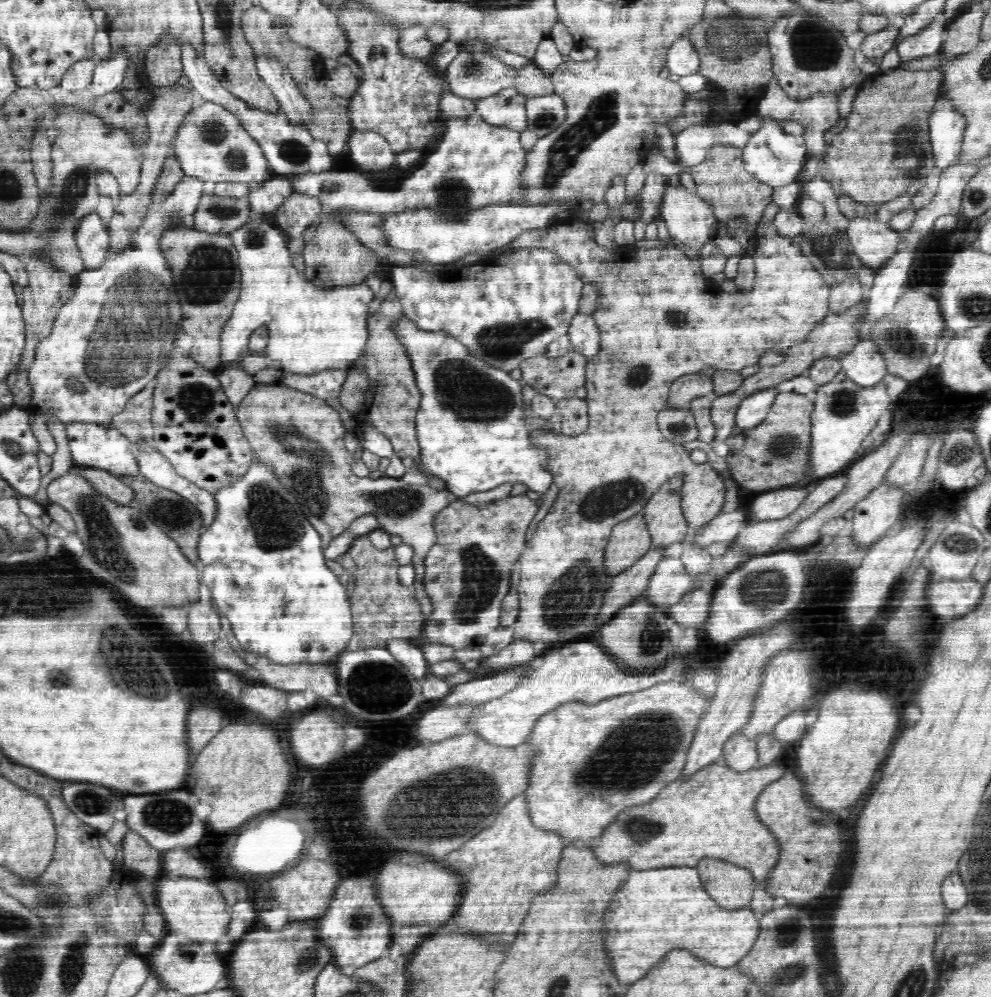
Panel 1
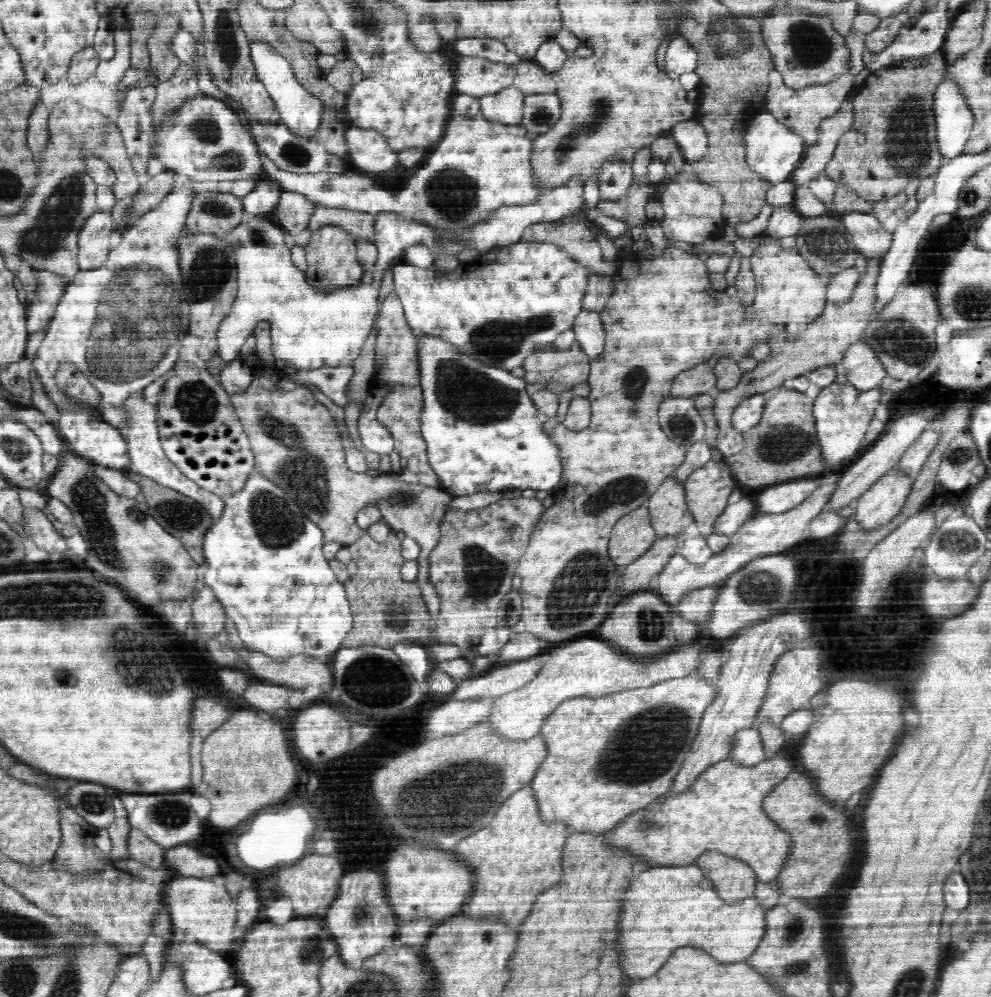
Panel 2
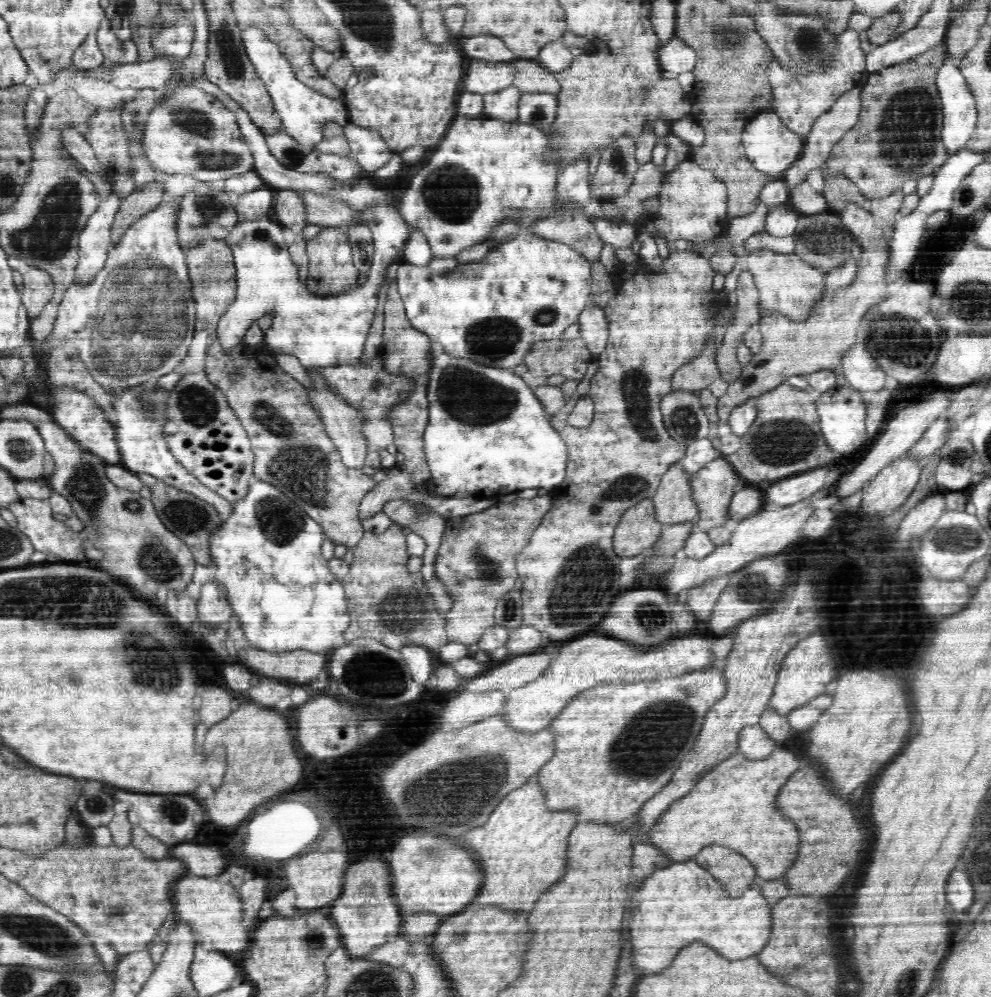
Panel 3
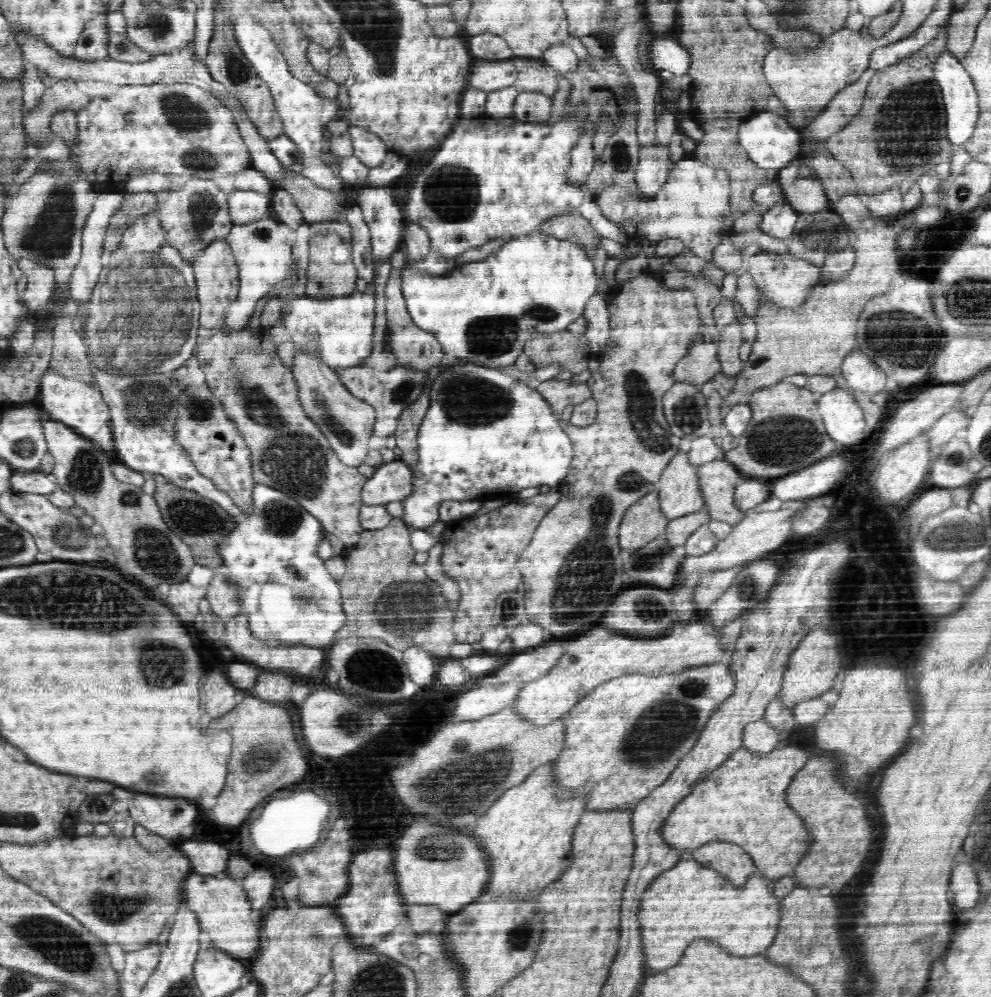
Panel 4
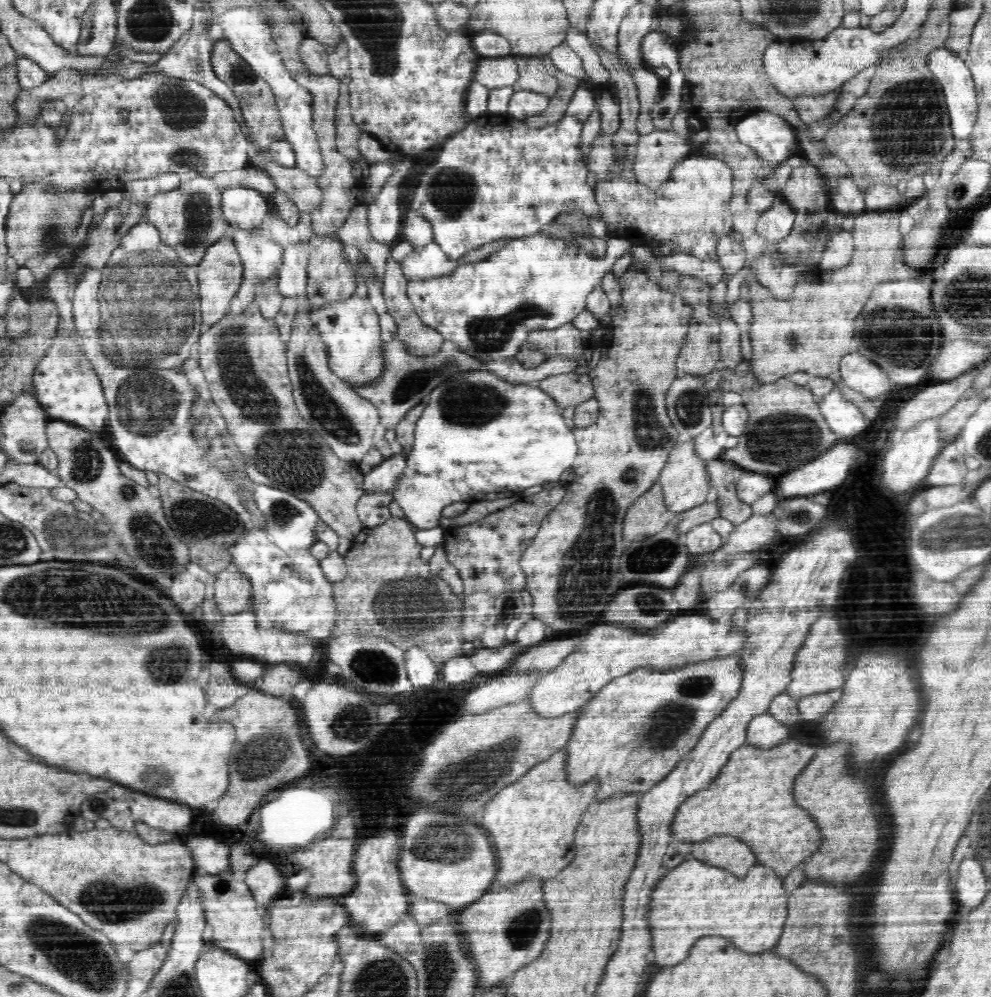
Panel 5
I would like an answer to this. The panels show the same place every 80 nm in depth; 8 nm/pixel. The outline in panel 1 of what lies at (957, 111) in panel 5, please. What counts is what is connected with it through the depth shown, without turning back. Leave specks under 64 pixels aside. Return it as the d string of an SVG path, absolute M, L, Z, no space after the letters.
M941 93L936 98L936 104L930 115L930 134L934 134L934 158L936 166L942 172L944 168L957 163L964 136L965 116L960 116L945 94Z

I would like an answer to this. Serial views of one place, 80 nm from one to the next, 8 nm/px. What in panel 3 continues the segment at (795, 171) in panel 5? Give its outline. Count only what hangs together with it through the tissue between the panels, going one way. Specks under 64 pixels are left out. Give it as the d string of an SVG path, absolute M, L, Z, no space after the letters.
M802 180L794 188L788 189L788 204L803 215L814 215L829 210L829 204L822 193L808 181Z

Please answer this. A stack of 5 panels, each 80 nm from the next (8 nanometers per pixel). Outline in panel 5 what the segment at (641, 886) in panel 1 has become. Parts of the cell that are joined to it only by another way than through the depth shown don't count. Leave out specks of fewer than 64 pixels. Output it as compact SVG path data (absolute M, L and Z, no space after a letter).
M688 857L668 876L661 880L660 888L654 894L658 898L653 906L654 914L654 950L658 954L660 966L674 966L688 958L688 952L702 936L726 934L734 938L742 950L754 952L770 951L778 946L789 913L790 893L785 889L785 877L777 873L772 866L756 863L748 868L745 875L734 874L722 866L712 866L709 863Z

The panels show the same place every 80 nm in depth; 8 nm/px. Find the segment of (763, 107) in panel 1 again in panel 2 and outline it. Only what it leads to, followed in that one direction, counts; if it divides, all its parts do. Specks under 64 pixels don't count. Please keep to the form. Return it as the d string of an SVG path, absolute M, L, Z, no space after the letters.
M851 31L848 36L844 36L844 42L850 49L848 58L848 72L844 72L838 80L826 82L826 84L812 84L800 90L792 90L784 82L780 71L774 69L768 74L769 89L765 94L764 110L772 113L786 128L792 129L803 141L814 146L818 142L818 126L824 118L830 118L832 114L838 112L842 102L849 96L849 92L854 86L855 76L859 75L865 68L862 62L862 52L864 52L864 40L858 39Z

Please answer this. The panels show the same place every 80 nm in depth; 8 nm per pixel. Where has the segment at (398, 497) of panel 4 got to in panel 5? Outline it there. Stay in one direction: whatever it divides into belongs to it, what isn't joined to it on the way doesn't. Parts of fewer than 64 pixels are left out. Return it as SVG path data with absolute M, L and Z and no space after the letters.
M392 440L391 449L394 450L380 465L372 467L363 473L363 491L390 491L393 493L394 478L403 472L406 464L407 452L398 440Z

